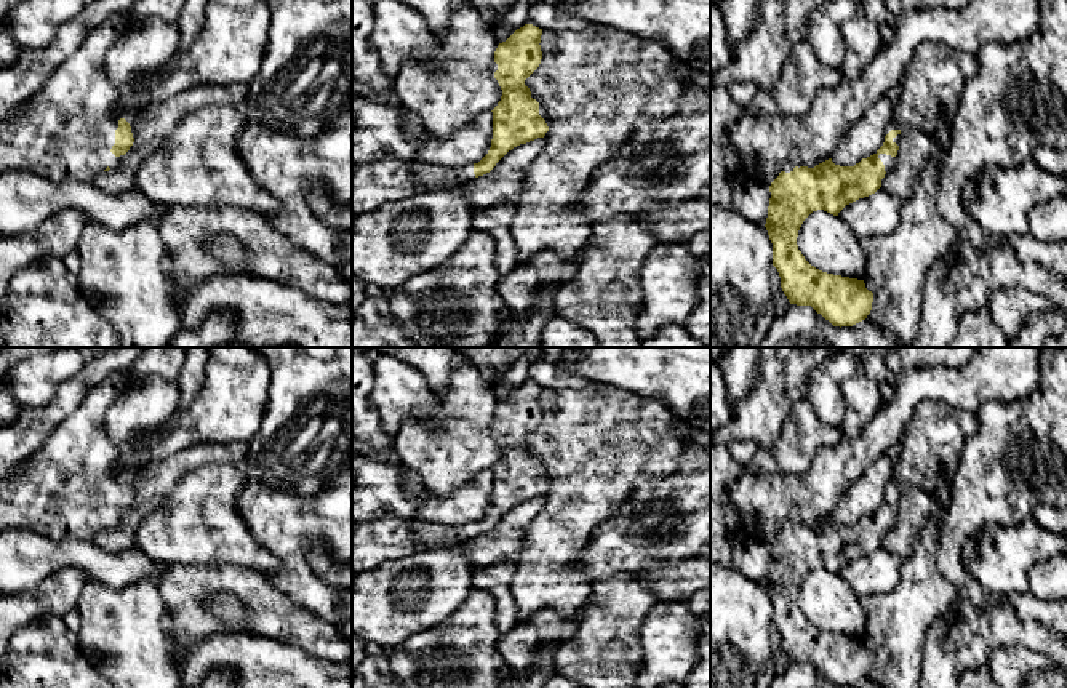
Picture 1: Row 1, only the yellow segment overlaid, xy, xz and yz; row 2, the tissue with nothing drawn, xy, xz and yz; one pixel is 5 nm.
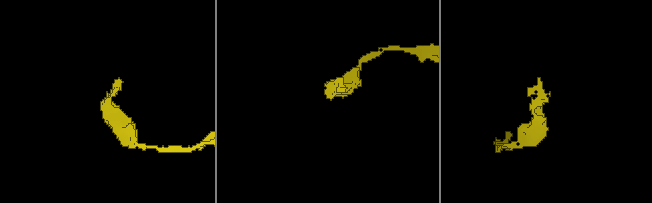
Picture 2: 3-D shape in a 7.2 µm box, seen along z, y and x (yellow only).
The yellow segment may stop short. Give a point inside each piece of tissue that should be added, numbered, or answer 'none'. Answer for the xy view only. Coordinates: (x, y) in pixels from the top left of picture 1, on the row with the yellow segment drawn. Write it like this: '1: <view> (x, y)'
1: xy (66, 130)

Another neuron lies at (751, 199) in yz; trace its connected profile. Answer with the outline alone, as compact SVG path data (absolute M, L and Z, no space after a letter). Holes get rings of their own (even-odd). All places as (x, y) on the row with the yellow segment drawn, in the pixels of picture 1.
M744 179L733 187L733 208L749 221L765 226L769 206L769 186Z

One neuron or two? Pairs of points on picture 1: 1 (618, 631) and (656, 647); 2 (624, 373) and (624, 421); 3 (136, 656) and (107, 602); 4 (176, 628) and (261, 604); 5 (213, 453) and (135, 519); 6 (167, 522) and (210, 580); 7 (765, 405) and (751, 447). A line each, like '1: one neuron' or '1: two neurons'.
1: two neurons
2: two neurons
3: one neuron
4: one neuron
5: one neuron
6: two neurons
7: two neurons

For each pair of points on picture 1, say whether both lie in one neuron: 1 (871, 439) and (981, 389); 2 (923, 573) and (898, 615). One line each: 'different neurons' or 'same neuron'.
1: same neuron
2: same neuron

